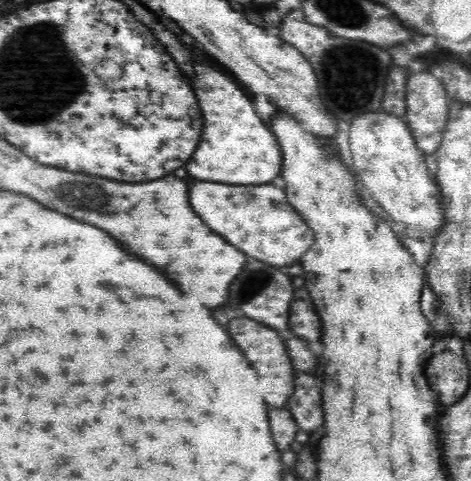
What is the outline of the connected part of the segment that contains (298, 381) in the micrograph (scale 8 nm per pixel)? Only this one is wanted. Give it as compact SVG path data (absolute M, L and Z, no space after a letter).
M299 371L295 374L293 384L293 393L286 408L299 430L308 432L323 426L323 400L316 380L310 374Z

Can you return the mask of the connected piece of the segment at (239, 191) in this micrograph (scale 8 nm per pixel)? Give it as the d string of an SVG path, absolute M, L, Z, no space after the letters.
M196 182L190 188L190 206L216 234L248 256L272 266L288 266L302 258L314 244L314 234L288 206L284 190L264 186L224 186L216 182Z

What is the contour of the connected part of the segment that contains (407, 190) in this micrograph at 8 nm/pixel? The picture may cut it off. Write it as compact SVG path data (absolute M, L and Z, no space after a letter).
M384 110L366 111L350 122L349 143L354 174L360 178L364 193L372 198L393 222L401 224L410 238L436 238L445 223L436 178L428 177L426 157L413 144L412 133L406 122Z

